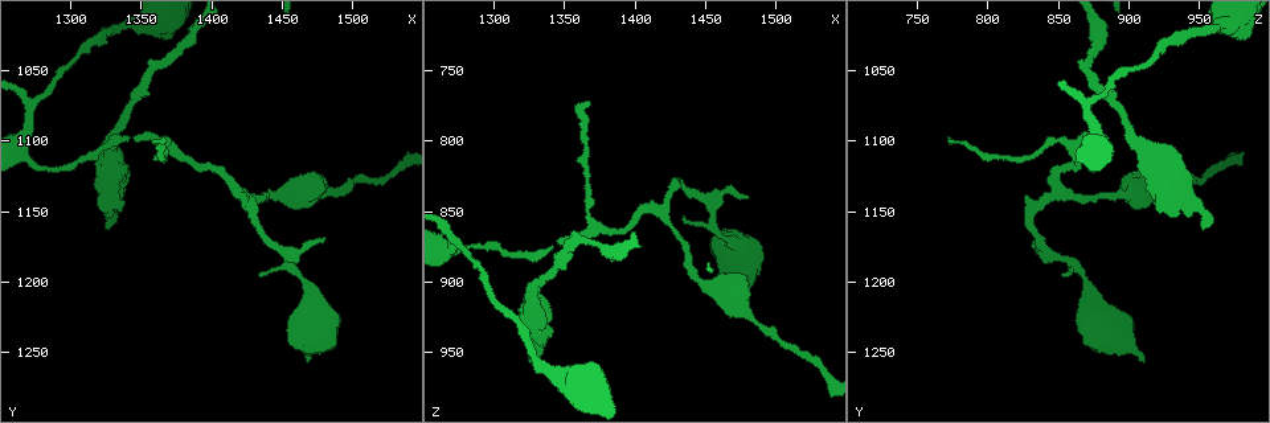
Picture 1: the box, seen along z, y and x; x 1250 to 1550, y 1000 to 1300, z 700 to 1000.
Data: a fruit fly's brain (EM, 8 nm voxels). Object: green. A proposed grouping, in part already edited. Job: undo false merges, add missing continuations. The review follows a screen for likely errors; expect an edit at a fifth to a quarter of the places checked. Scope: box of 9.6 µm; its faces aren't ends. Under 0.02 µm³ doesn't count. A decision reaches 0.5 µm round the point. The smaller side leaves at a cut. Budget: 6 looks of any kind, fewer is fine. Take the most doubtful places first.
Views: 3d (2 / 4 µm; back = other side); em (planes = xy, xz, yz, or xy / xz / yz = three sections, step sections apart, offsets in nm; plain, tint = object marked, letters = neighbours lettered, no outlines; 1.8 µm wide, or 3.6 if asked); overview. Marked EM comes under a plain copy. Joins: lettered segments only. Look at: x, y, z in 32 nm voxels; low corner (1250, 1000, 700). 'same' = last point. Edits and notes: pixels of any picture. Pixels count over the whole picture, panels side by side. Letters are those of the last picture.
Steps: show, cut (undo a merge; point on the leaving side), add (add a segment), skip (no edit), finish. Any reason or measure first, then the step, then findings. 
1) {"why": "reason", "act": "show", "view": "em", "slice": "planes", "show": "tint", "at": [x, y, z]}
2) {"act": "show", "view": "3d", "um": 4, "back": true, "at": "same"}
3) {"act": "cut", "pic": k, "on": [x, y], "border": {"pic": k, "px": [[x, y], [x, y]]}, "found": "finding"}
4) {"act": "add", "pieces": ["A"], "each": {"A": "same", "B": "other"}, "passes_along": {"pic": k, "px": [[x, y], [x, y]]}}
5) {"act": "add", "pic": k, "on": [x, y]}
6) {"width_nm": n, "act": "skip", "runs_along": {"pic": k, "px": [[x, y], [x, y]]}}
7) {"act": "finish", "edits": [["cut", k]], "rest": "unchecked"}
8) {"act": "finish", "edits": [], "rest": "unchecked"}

{"why": "an open end", "act": "show", "view": "em", "um": 3.6, "slice": "yz", "step": 8, "show": "tint", "at": [1340, 1096, 874]}

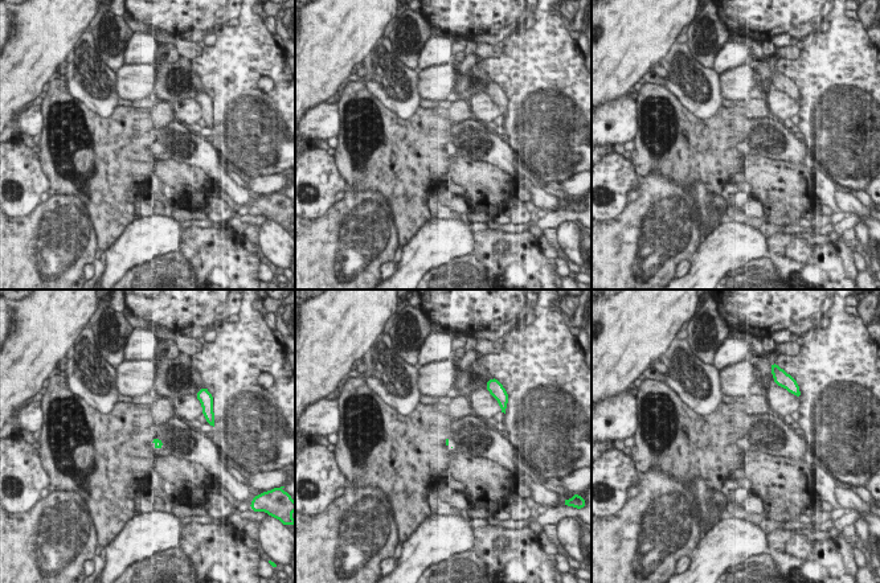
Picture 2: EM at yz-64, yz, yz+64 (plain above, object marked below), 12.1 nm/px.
{"why": "cut it another way", "act": "show", "view": "em", "um": 3.6, "slice": "planes", "show": "letters", "at": "same"}

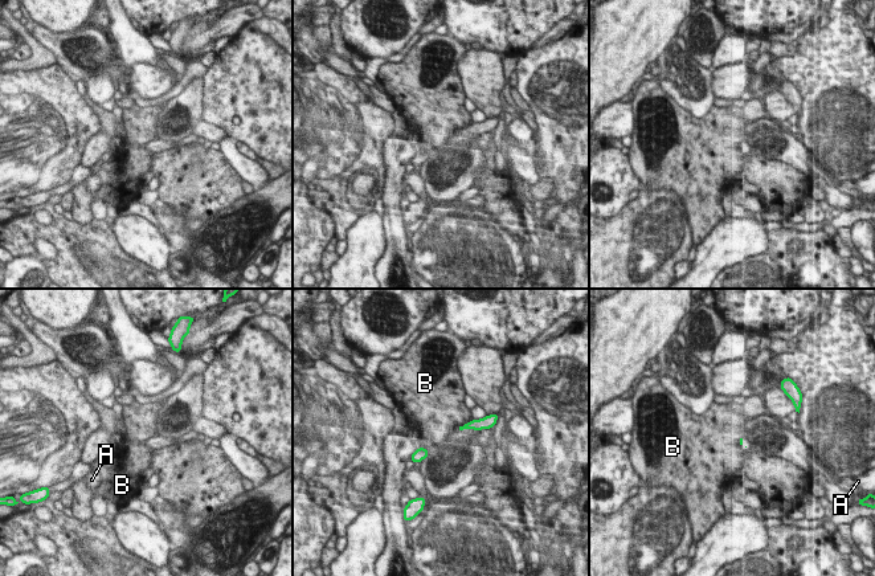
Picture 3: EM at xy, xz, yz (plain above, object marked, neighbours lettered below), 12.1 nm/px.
{"longest_contact_nm": ["B", 120], "act": "skip", "each": {"A": "other", "B": "other"}, "found": "none of them fits"}

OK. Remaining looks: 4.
{"why": "thin end", "act": "show", "view": "em", "slice": "planes", "show": "letters", "at": [1480, 1170, 840]}

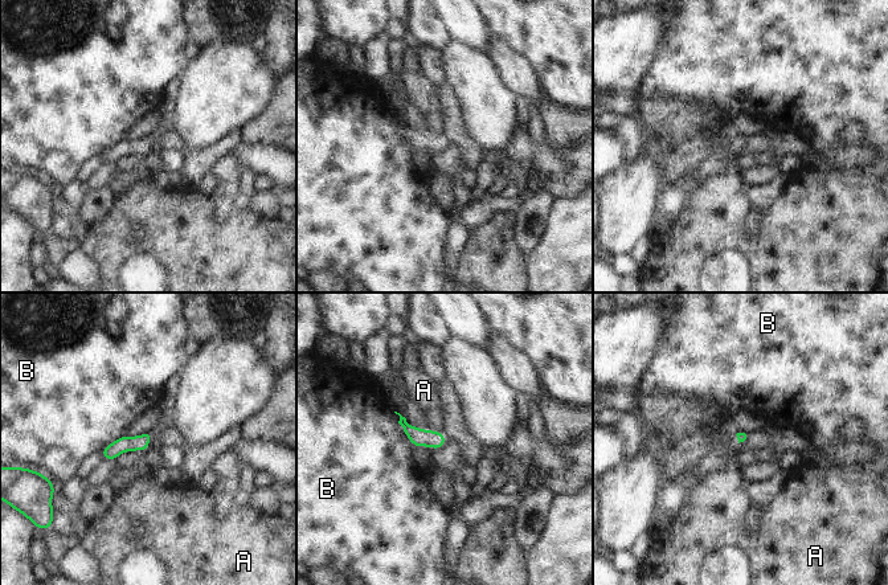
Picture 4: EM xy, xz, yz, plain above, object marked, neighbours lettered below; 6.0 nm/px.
{"longest_contact_nm": ["B", 260], "act": "skip", "each": {"A": "other", "B": "other"}, "runs_along": {"pic": 4, "px": [[148, 436], [106, 455]]}, "found": "no lettered segment goes on from it"}

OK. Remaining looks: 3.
{"why": "three arms meet", "act": "show", "view": "em", "slice": "yz", "step": 8, "show": "tint", "at": [1422, 1138, 848]}

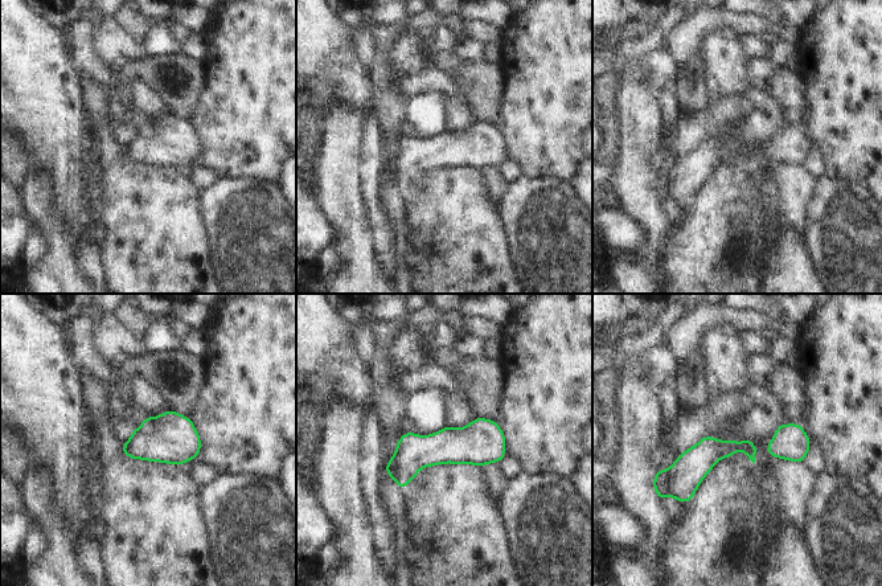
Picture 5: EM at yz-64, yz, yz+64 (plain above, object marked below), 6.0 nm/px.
{"act": "show", "view": "em", "slice": "planes", "show": "letters", "at": "same"}

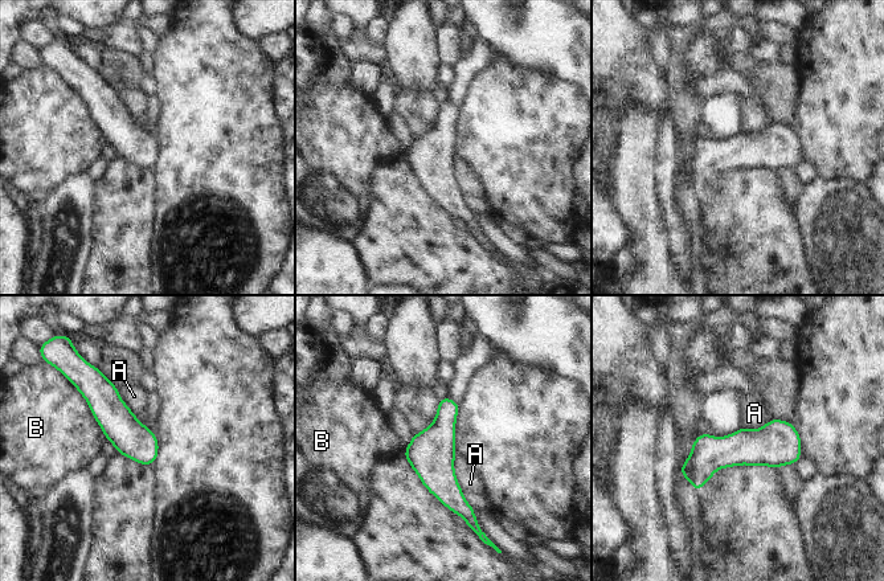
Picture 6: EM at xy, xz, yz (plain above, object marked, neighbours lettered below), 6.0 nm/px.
{"longest_contact_nm": ["A", 360], "act": "skip", "each": {"A": "other", "B": "other"}, "runs_along": {"pic": 6, "px": [[445, 401], [442, 483], [471, 518]]}, "found": "all the same neuron"}

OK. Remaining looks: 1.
{"act": "finish", "edits": [], "rest": "unchecked"}

